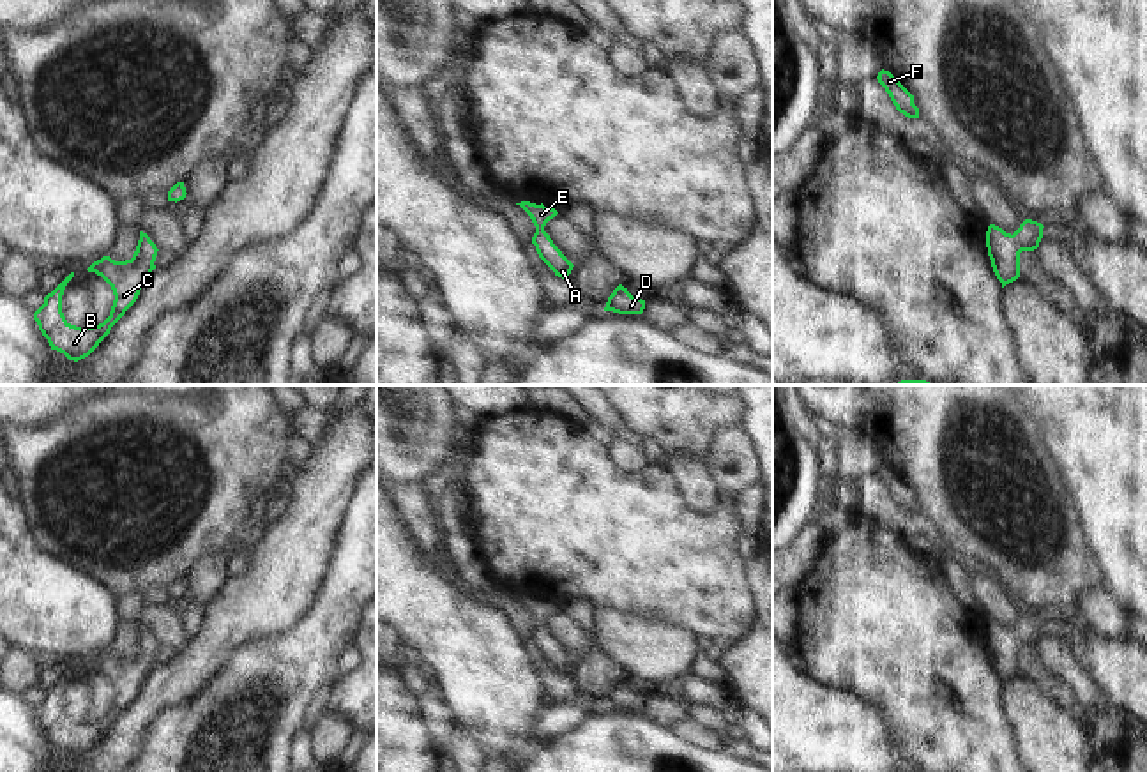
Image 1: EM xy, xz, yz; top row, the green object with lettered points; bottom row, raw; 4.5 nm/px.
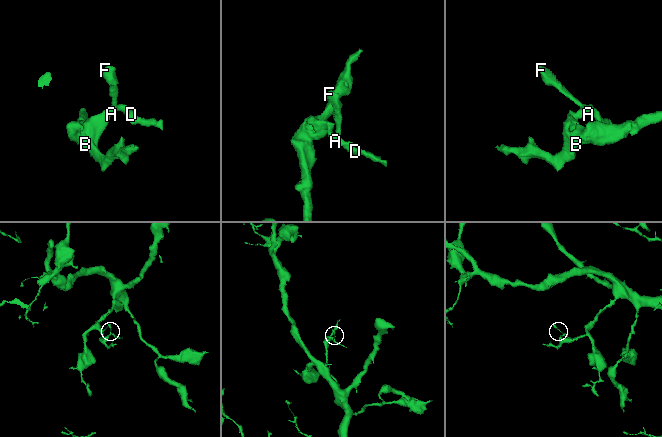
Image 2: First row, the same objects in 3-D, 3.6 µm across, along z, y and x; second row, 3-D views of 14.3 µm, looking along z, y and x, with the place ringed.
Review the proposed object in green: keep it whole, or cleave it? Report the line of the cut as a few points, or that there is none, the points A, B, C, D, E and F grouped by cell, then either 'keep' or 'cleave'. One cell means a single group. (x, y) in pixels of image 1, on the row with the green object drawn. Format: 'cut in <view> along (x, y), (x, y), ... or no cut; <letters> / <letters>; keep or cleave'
no cut; A B C D E F; keep

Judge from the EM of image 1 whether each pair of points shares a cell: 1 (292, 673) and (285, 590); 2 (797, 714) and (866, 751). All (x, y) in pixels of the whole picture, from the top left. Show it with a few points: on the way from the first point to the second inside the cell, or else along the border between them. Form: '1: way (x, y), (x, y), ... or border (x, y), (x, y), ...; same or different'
1: border (315, 599), (290, 629), (250, 643); different
2: way (815, 728), (849, 737); same

